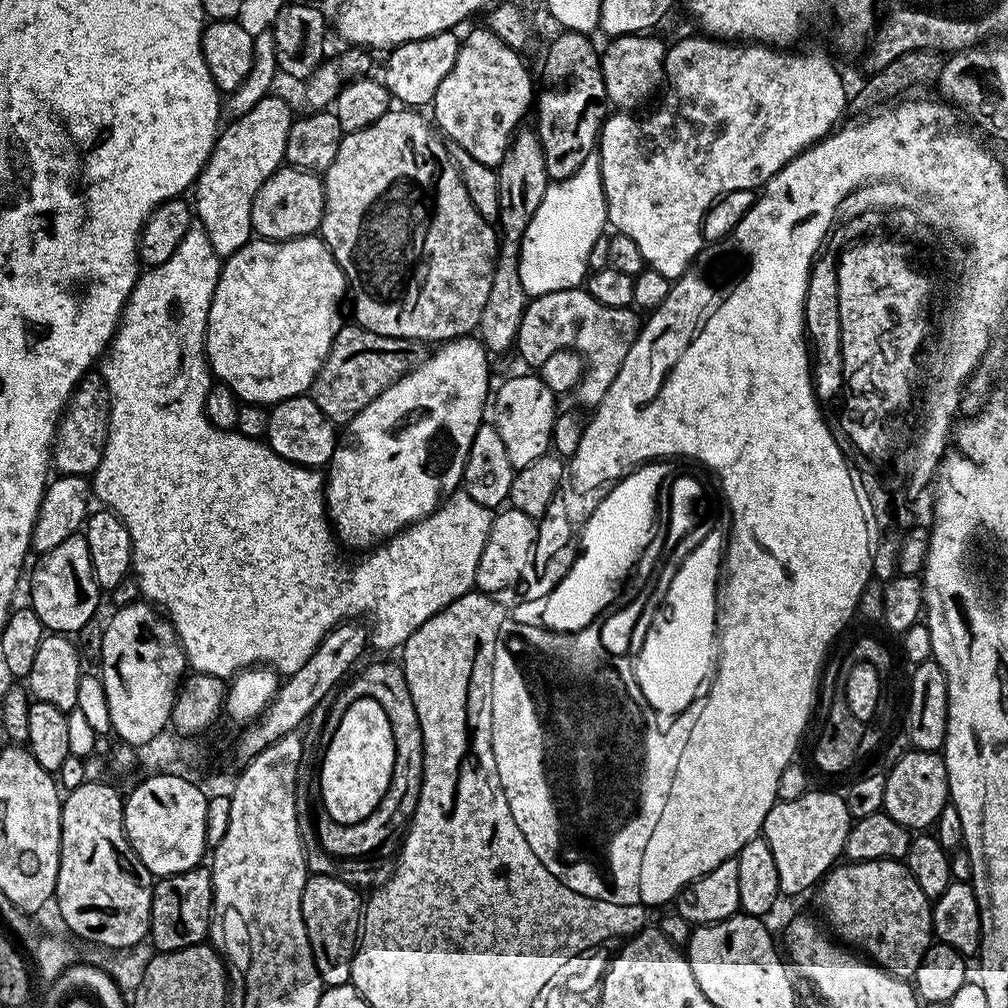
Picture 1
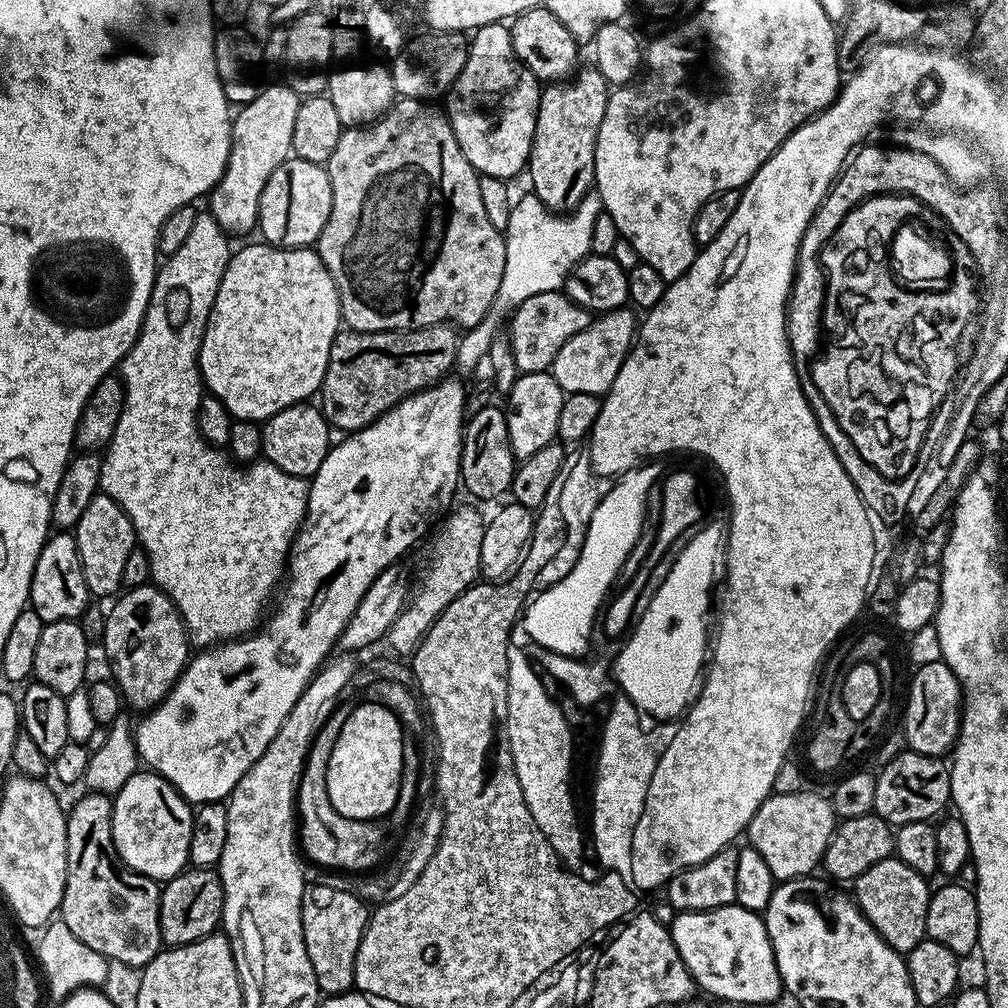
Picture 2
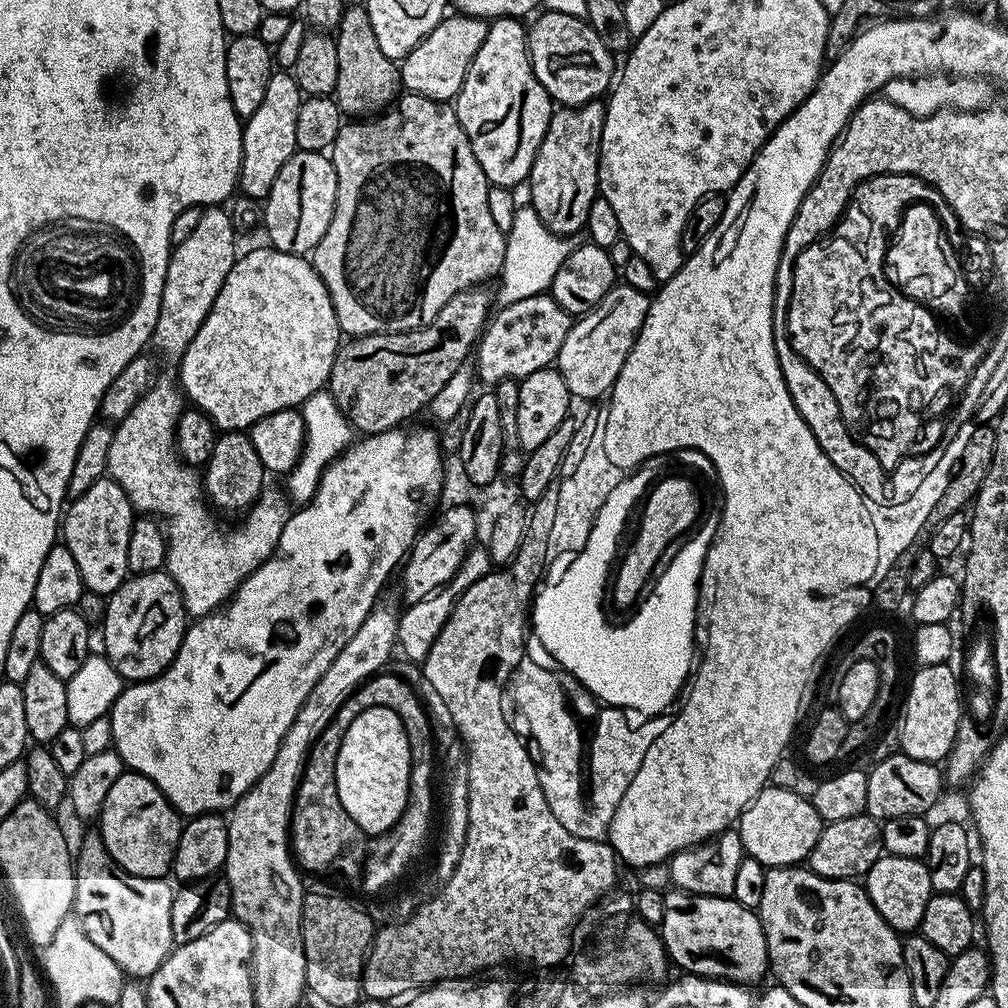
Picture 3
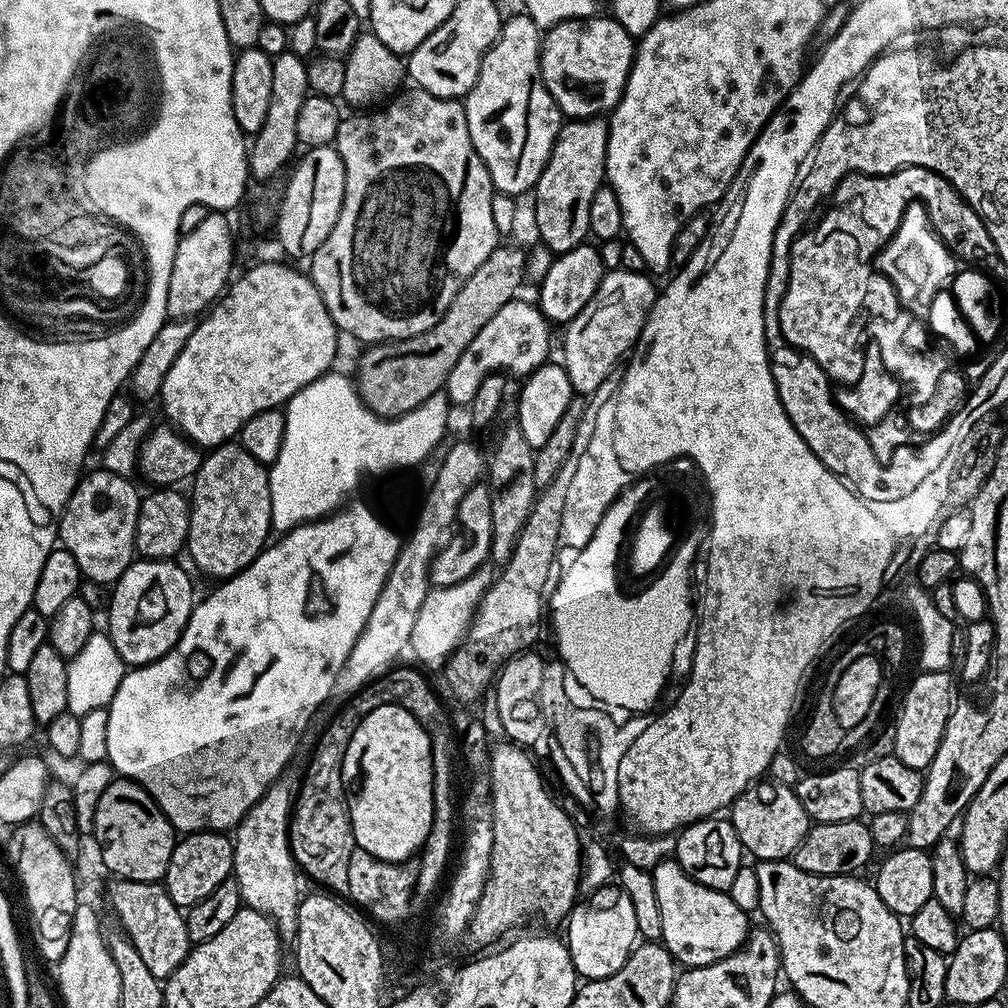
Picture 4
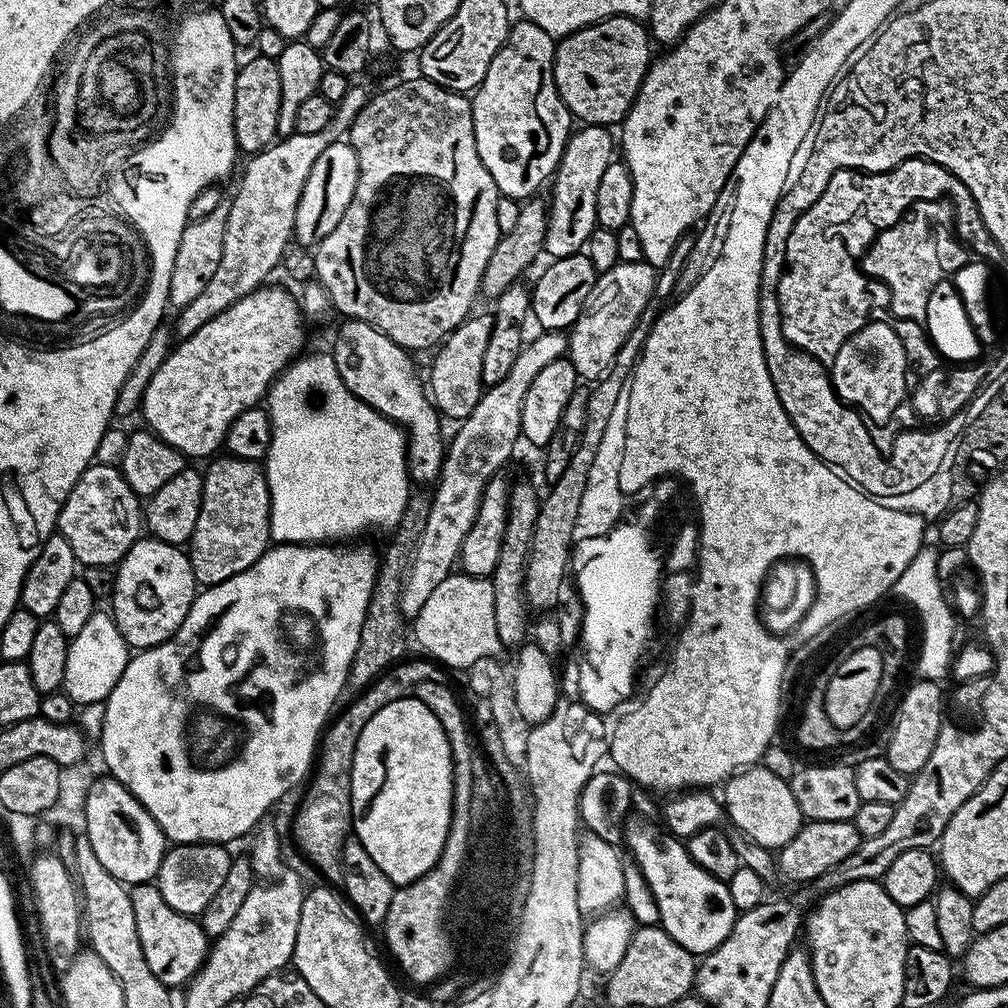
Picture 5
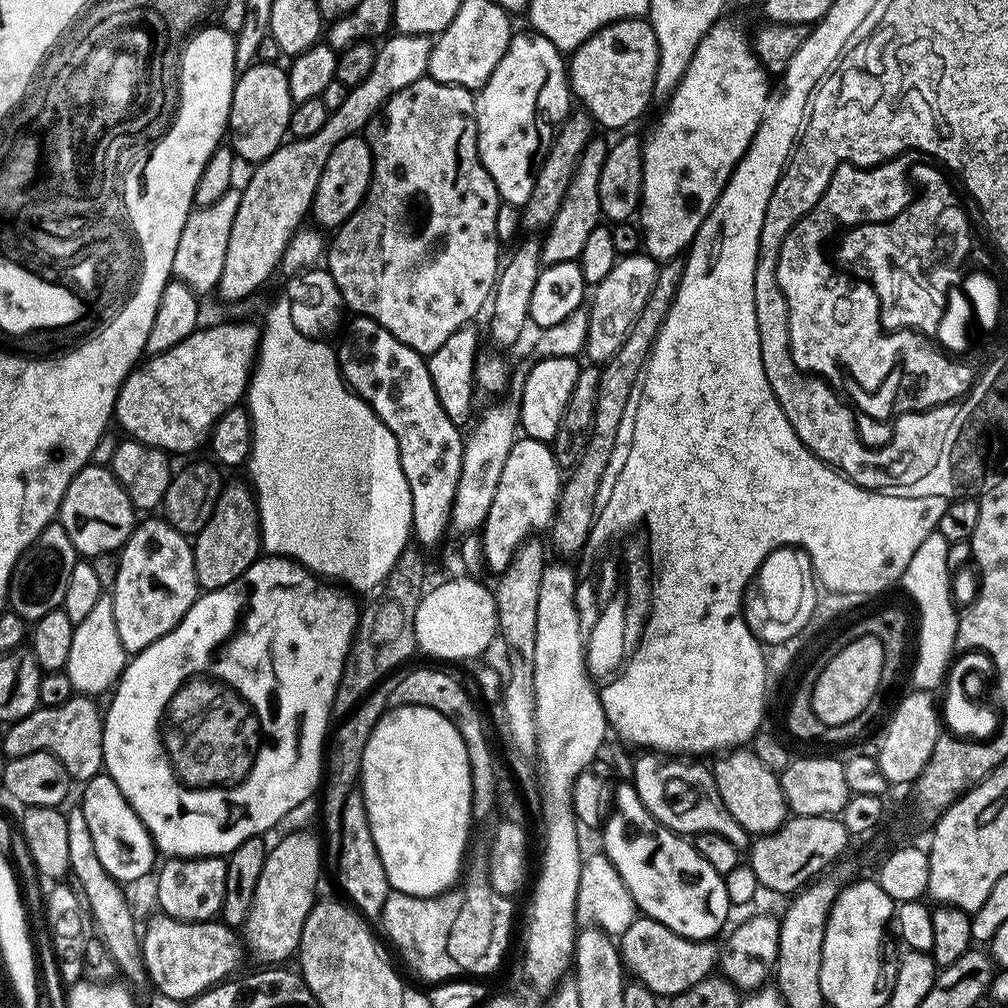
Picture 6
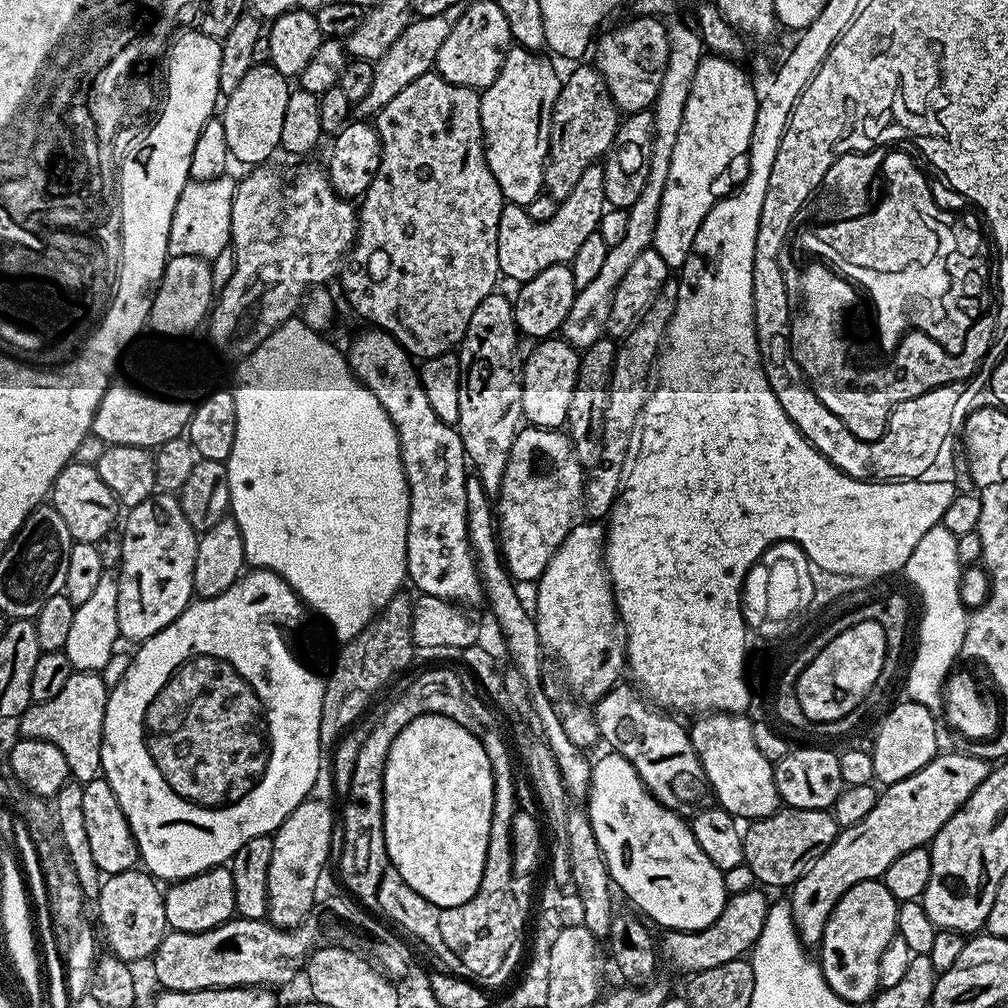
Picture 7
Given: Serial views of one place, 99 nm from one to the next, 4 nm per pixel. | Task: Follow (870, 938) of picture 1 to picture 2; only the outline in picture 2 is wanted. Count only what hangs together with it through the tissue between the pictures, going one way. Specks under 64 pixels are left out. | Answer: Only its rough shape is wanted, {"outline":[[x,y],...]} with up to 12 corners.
{"outline":[[897,858],[854,881],[894,951],[926,939],[929,881]]}

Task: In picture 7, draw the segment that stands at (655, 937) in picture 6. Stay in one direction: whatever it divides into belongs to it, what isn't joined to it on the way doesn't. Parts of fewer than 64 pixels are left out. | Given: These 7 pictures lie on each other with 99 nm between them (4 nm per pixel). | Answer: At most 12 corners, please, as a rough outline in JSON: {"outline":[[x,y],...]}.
{"outline":[[753,886],[700,932],[665,931],[658,952],[691,974],[756,946],[770,903]]}

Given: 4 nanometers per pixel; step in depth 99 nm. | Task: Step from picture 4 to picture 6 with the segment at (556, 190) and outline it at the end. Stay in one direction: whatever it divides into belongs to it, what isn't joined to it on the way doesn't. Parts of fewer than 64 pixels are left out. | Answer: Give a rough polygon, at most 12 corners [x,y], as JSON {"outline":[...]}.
{"outline":[[610,144],[582,150],[540,249],[545,265],[579,257],[601,223],[598,174]]}

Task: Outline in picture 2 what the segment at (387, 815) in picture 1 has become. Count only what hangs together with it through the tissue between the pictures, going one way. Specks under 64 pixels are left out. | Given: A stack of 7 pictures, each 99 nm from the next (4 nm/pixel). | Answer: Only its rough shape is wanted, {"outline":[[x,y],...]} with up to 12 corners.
{"outline":[[304,800],[298,844],[321,869],[381,863],[382,825]]}

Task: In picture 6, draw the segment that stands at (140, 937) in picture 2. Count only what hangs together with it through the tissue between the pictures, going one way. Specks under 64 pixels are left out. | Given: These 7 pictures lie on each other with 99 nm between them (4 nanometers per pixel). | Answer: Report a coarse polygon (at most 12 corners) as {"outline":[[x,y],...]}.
{"outline":[[215,919],[143,925],[147,979],[187,1002],[235,973],[242,940]]}

